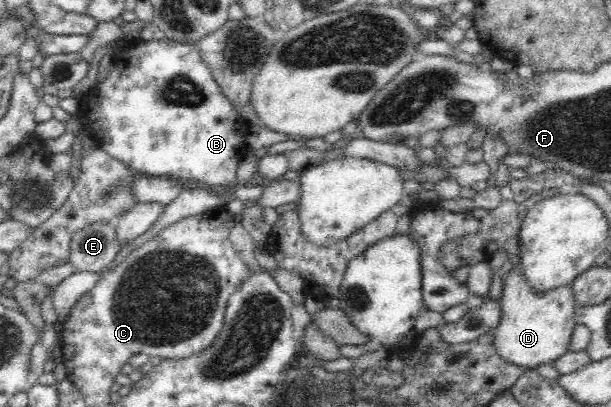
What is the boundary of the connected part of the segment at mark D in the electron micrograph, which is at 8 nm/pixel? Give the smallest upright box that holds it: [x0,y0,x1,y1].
[494,268,577,369]

